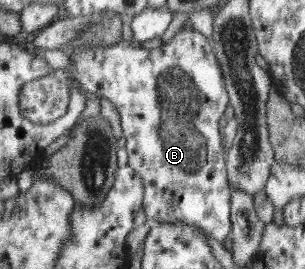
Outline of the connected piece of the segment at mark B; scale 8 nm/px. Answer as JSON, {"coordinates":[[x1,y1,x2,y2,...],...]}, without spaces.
{"coordinates":[[186,28,162,46,145,49,135,39,120,40,110,46,86,45,76,54,70,53,72,70,59,69,27,83,20,95,20,109,32,122,47,124,57,121,69,111,71,87,79,87,89,96,104,96,120,114,126,139,128,165,145,183,143,211,150,223,176,223,198,226,220,242,232,238,232,189,227,170,227,157,221,143,219,121,230,105,226,77,212,37]]}

